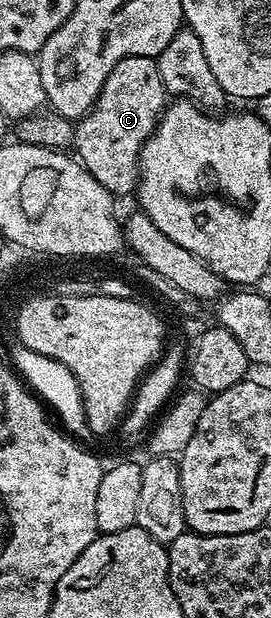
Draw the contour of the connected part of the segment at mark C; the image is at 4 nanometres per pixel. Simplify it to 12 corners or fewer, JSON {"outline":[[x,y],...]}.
{"outline":[[156,61],[115,64],[87,115],[87,169],[110,195],[137,189],[167,105]]}

